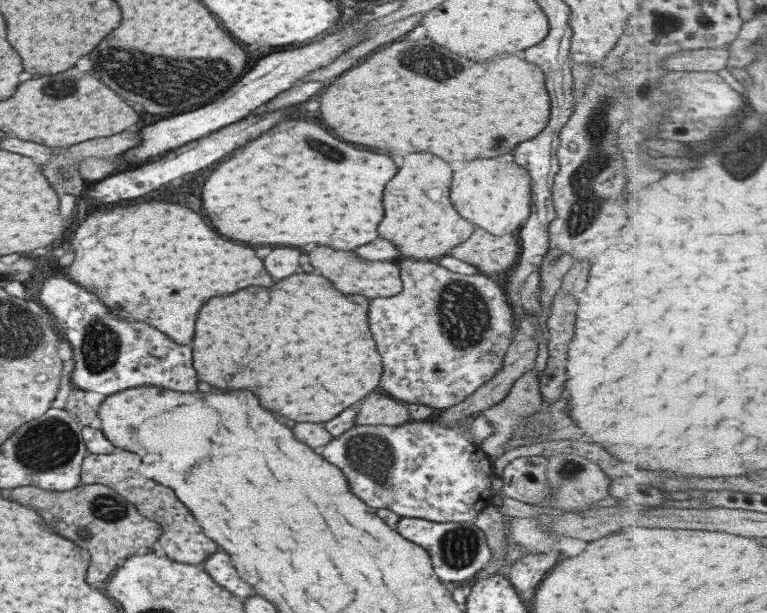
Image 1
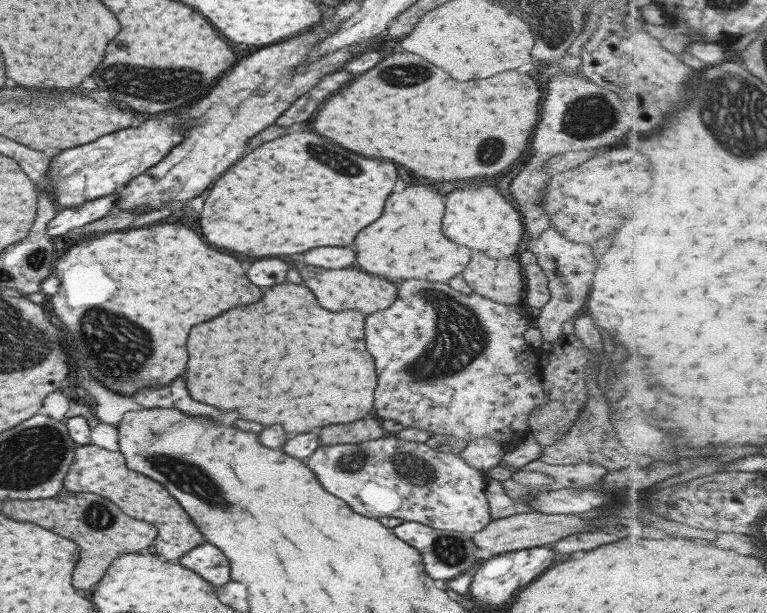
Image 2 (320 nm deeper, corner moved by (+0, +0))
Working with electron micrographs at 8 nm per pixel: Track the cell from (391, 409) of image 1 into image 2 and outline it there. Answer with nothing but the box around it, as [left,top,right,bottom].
[319,417,383,444]

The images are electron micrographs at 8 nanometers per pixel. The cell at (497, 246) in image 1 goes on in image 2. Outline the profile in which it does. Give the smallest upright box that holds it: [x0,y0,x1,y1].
[460,252,524,304]

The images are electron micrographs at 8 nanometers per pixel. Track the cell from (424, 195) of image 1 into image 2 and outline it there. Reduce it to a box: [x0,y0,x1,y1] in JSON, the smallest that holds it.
[355,186,472,282]

